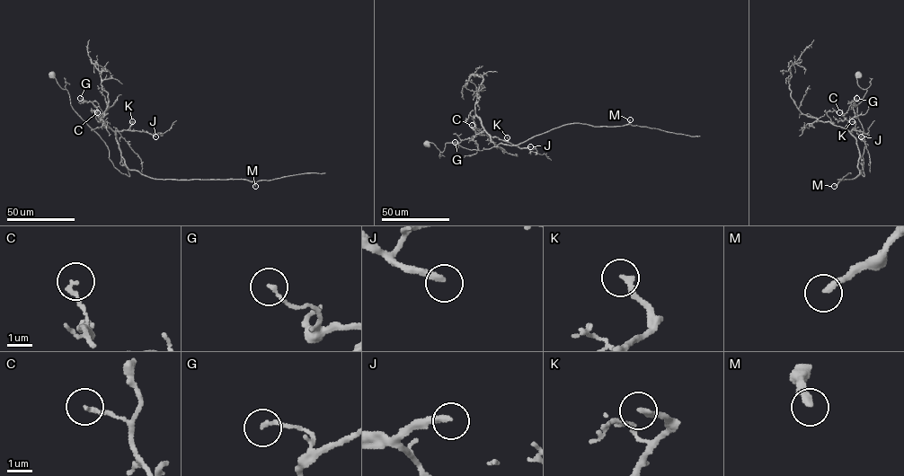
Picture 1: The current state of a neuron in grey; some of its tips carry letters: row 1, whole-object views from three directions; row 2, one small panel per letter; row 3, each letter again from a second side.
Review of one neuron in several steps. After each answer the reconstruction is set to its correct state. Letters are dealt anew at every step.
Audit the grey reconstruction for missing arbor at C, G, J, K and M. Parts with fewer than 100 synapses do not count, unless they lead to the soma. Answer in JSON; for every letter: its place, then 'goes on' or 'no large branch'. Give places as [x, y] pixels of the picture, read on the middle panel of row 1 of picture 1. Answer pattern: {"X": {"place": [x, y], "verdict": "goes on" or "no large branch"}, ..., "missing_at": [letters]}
{"C": {"place": [472, 125], "verdict": "no large branch"}, "G": {"place": [455, 142], "verdict": "no large branch"}, "J": {"place": [530, 146], "verdict": "goes on"}, "K": {"place": [507, 137], "verdict": "no large branch"}, "M": {"place": [630, 119], "verdict": "goes on"}, "missing_at": ["J", "M"]}

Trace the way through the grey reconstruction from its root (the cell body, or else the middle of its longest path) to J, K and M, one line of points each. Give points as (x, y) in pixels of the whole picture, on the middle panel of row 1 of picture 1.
J: (426, 144), (441, 152), (450, 143), (469, 149), (504, 150), (496, 147), (491, 136), (520, 148), (530, 146)
K: (426, 144), (441, 152), (450, 143), (469, 149), (504, 150), (496, 147), (491, 136), (507, 137)
M: (426, 144), (441, 152), (450, 143), (504, 150), (495, 146), (517, 145), (565, 125), (616, 127), (630, 119)

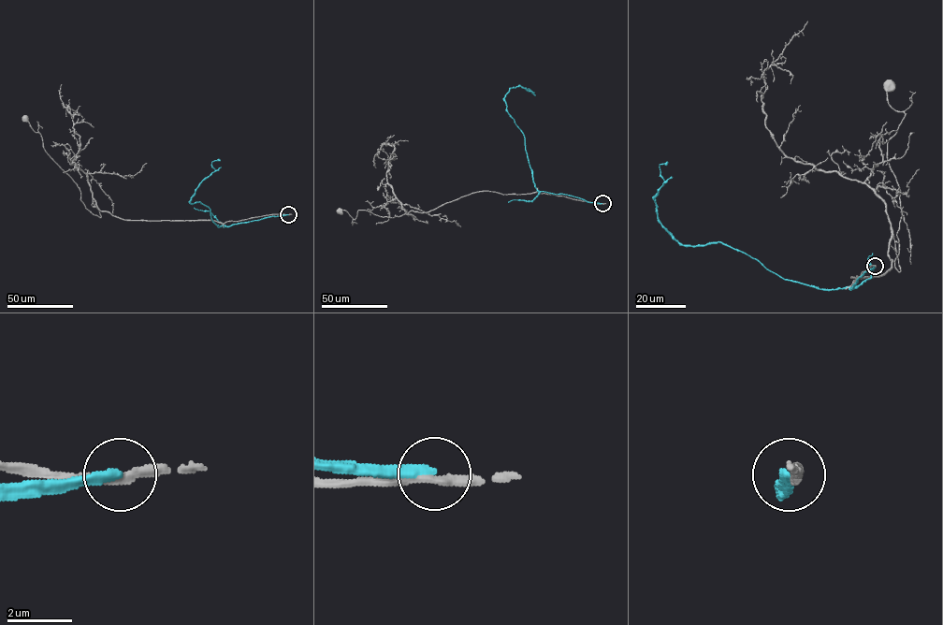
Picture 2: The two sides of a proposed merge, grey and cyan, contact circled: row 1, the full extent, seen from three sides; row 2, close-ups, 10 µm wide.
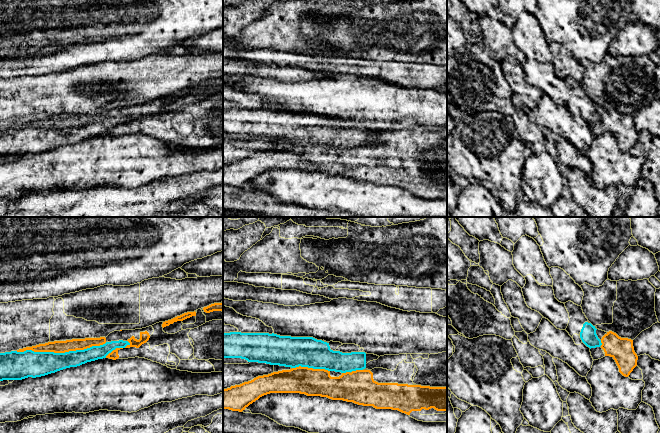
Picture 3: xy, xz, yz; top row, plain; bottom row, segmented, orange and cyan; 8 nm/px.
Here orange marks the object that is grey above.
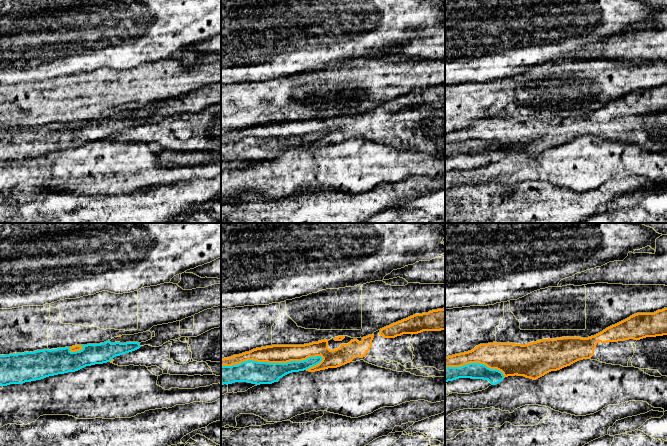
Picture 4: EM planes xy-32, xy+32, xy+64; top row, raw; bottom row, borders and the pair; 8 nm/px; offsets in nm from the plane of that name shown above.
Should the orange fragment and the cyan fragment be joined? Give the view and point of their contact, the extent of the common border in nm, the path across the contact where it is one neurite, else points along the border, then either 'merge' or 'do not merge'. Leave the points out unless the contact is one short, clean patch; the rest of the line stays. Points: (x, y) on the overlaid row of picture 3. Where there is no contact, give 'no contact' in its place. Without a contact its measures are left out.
contact xy (61, 352); length 750 nm; do not merge

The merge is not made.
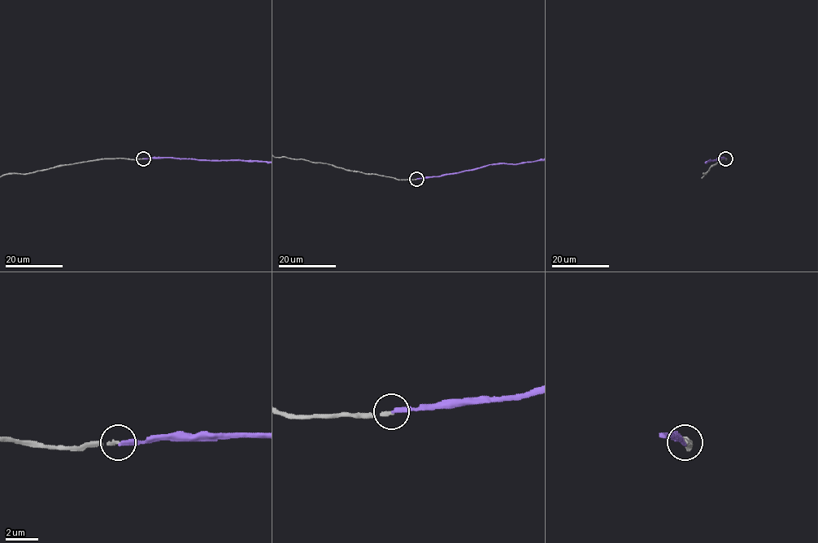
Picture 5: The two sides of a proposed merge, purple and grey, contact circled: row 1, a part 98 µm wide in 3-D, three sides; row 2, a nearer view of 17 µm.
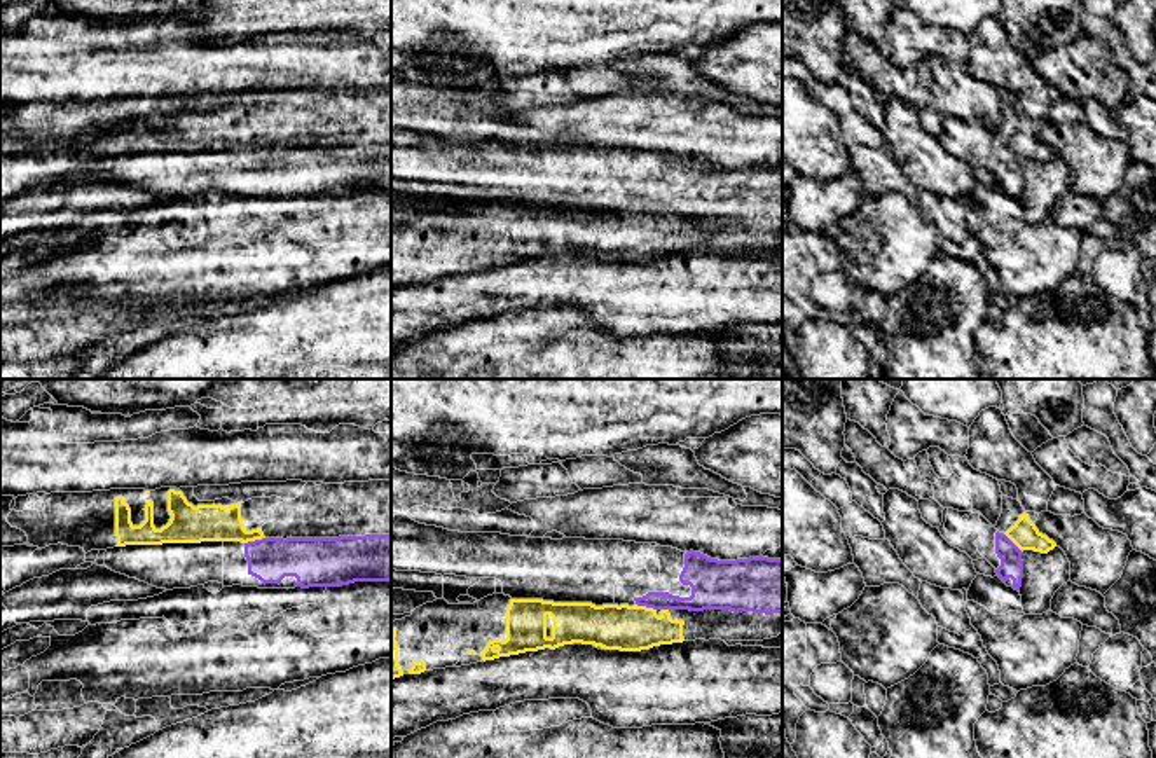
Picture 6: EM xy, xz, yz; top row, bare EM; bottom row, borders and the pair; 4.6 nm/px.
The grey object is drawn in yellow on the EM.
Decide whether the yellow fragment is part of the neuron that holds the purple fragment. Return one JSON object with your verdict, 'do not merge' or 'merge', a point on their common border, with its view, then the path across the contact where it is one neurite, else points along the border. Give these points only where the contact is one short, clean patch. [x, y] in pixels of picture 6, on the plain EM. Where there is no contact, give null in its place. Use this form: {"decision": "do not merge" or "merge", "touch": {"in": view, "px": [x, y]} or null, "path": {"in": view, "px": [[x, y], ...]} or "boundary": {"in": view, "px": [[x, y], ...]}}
{"decision": "do not merge", "touch": {"in": "xy", "px": [254, 151]}, "boundary": {"in": "xy", "px": [[264, 145], [245, 152]]}}

